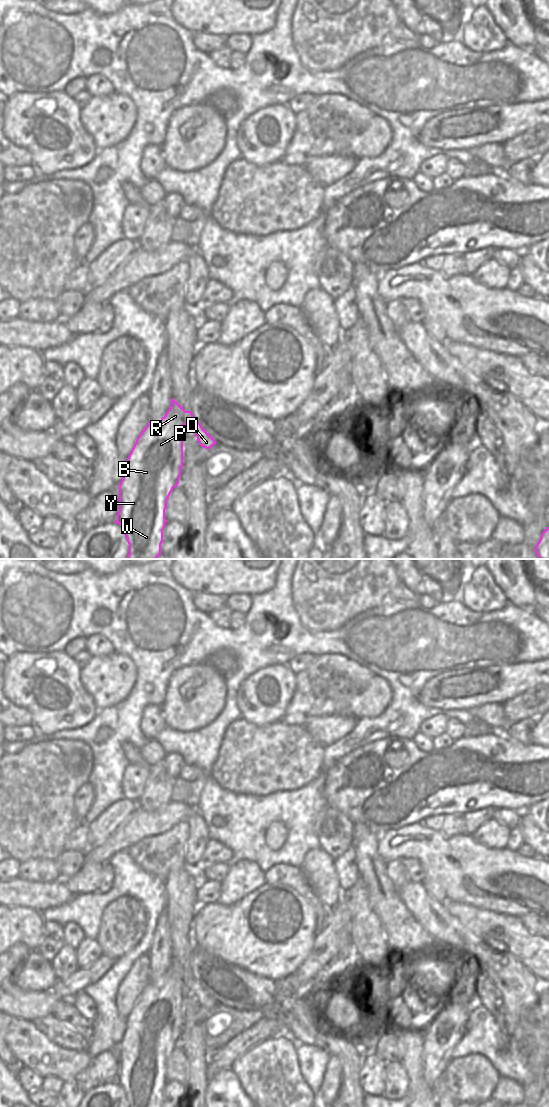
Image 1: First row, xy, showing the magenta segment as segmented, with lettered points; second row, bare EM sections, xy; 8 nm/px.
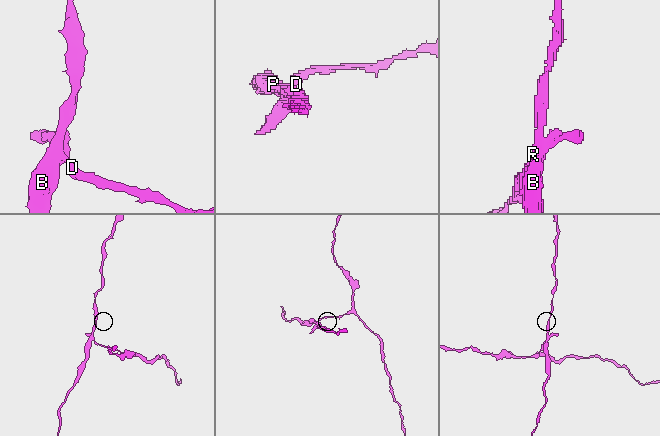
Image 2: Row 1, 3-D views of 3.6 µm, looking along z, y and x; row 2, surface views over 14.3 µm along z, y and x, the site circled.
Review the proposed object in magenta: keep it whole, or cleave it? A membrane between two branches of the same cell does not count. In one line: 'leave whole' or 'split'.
split

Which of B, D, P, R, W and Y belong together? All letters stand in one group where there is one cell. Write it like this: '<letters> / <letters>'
B P R W Y / D

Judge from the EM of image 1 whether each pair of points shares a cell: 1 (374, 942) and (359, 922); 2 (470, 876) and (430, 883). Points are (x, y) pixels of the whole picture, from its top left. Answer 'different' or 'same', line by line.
1: same
2: same

